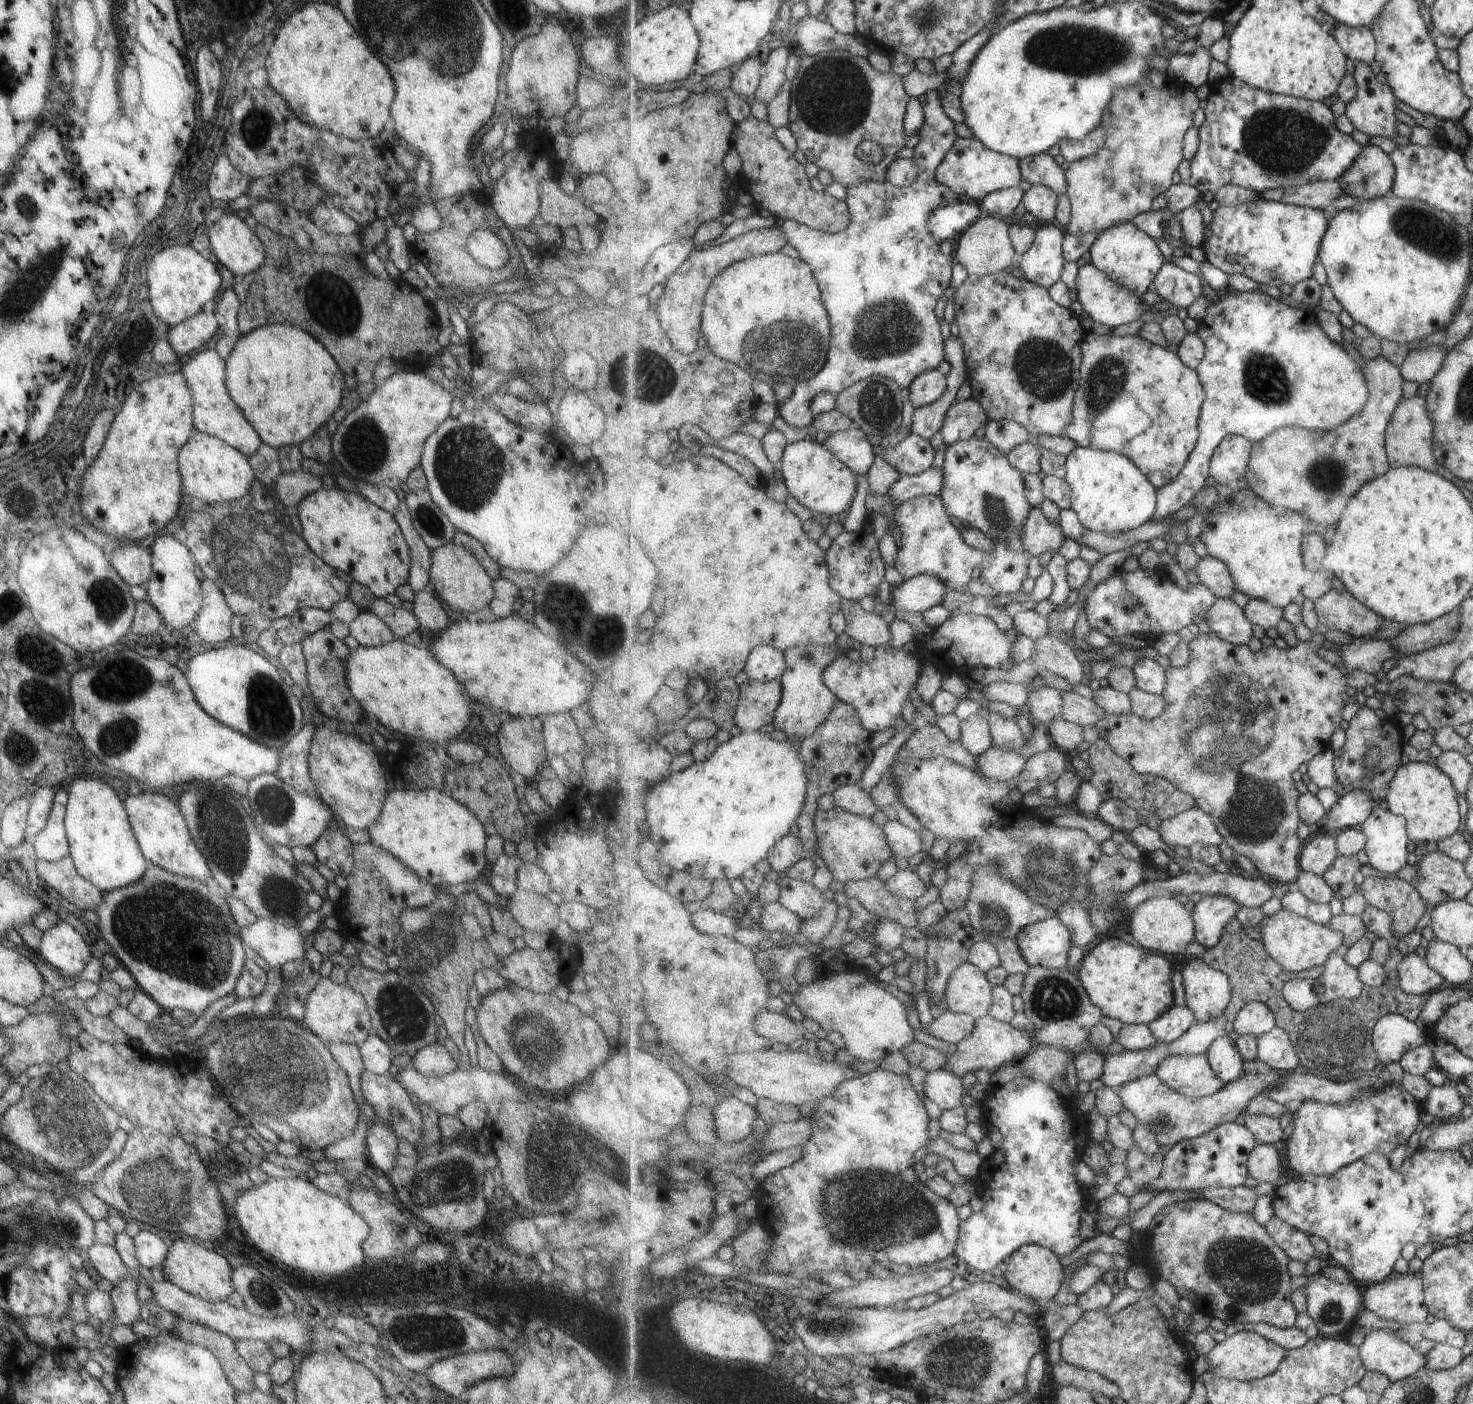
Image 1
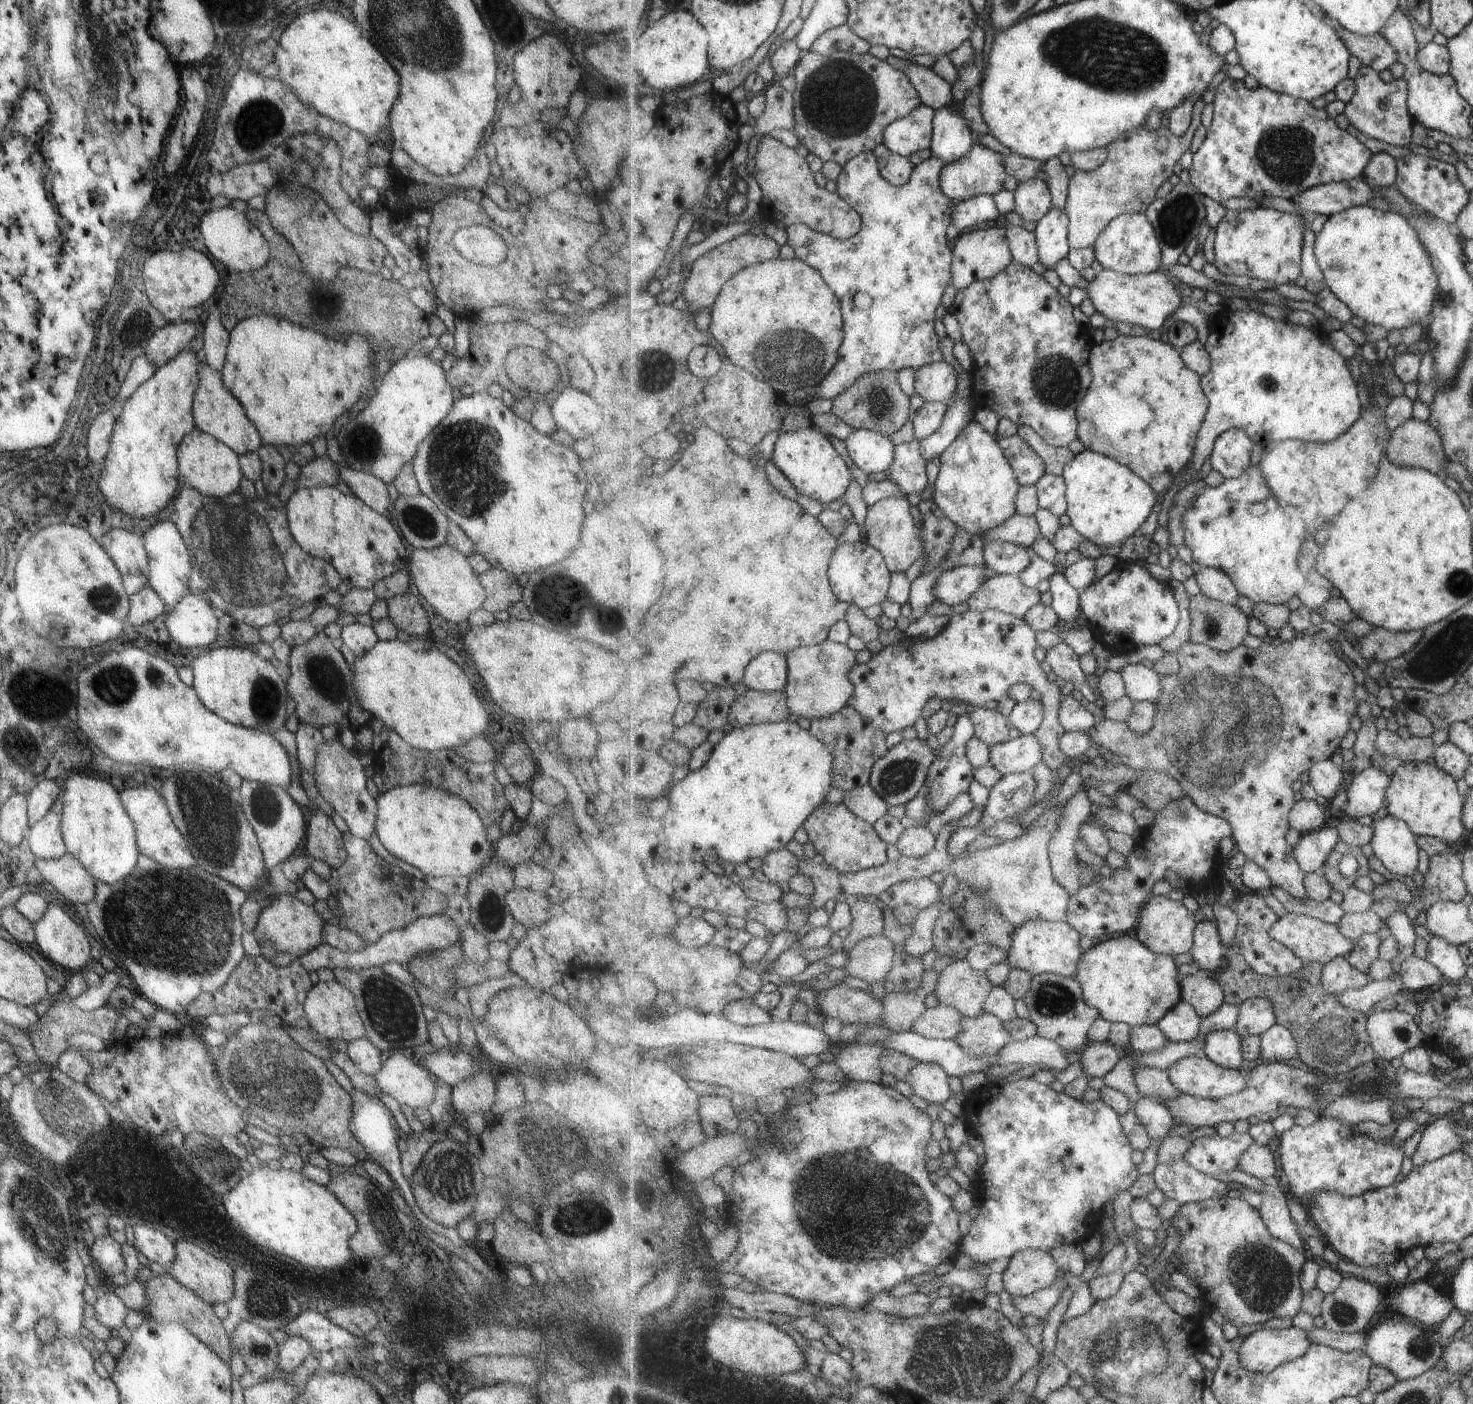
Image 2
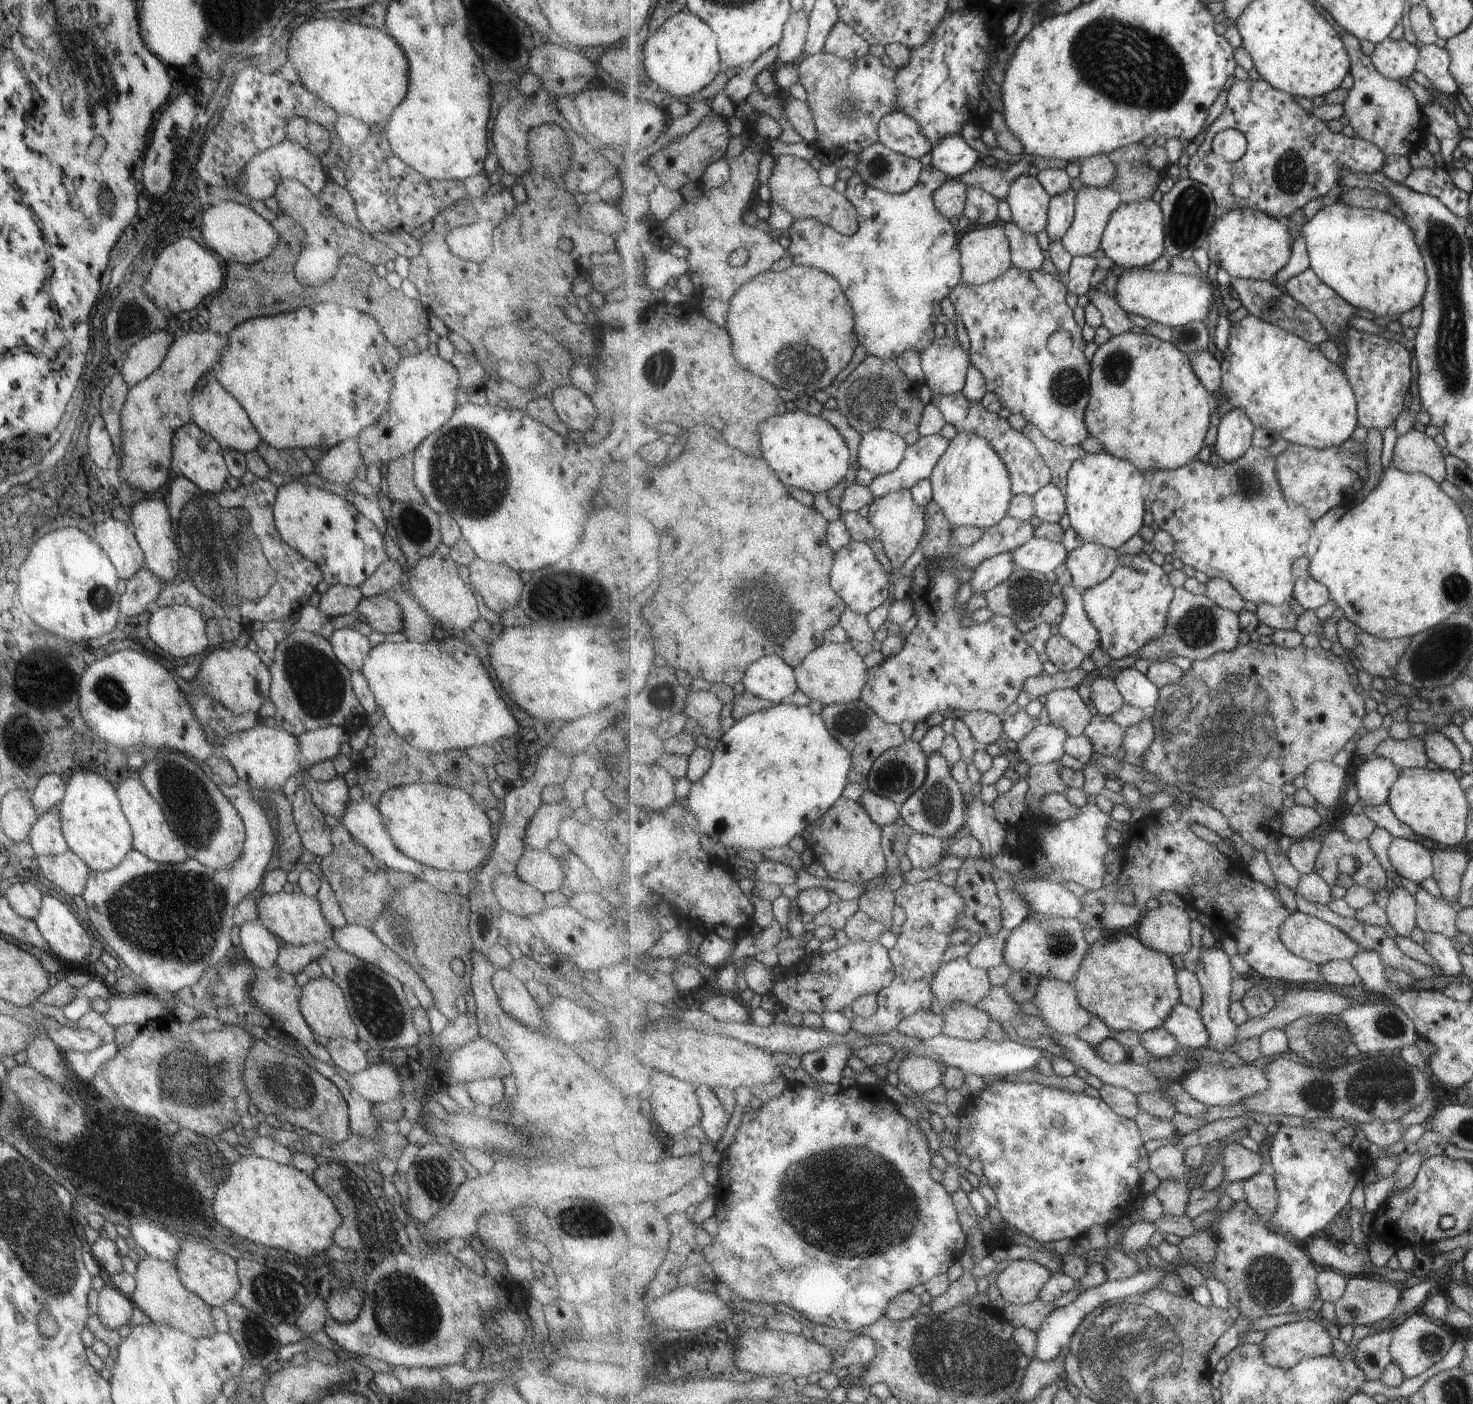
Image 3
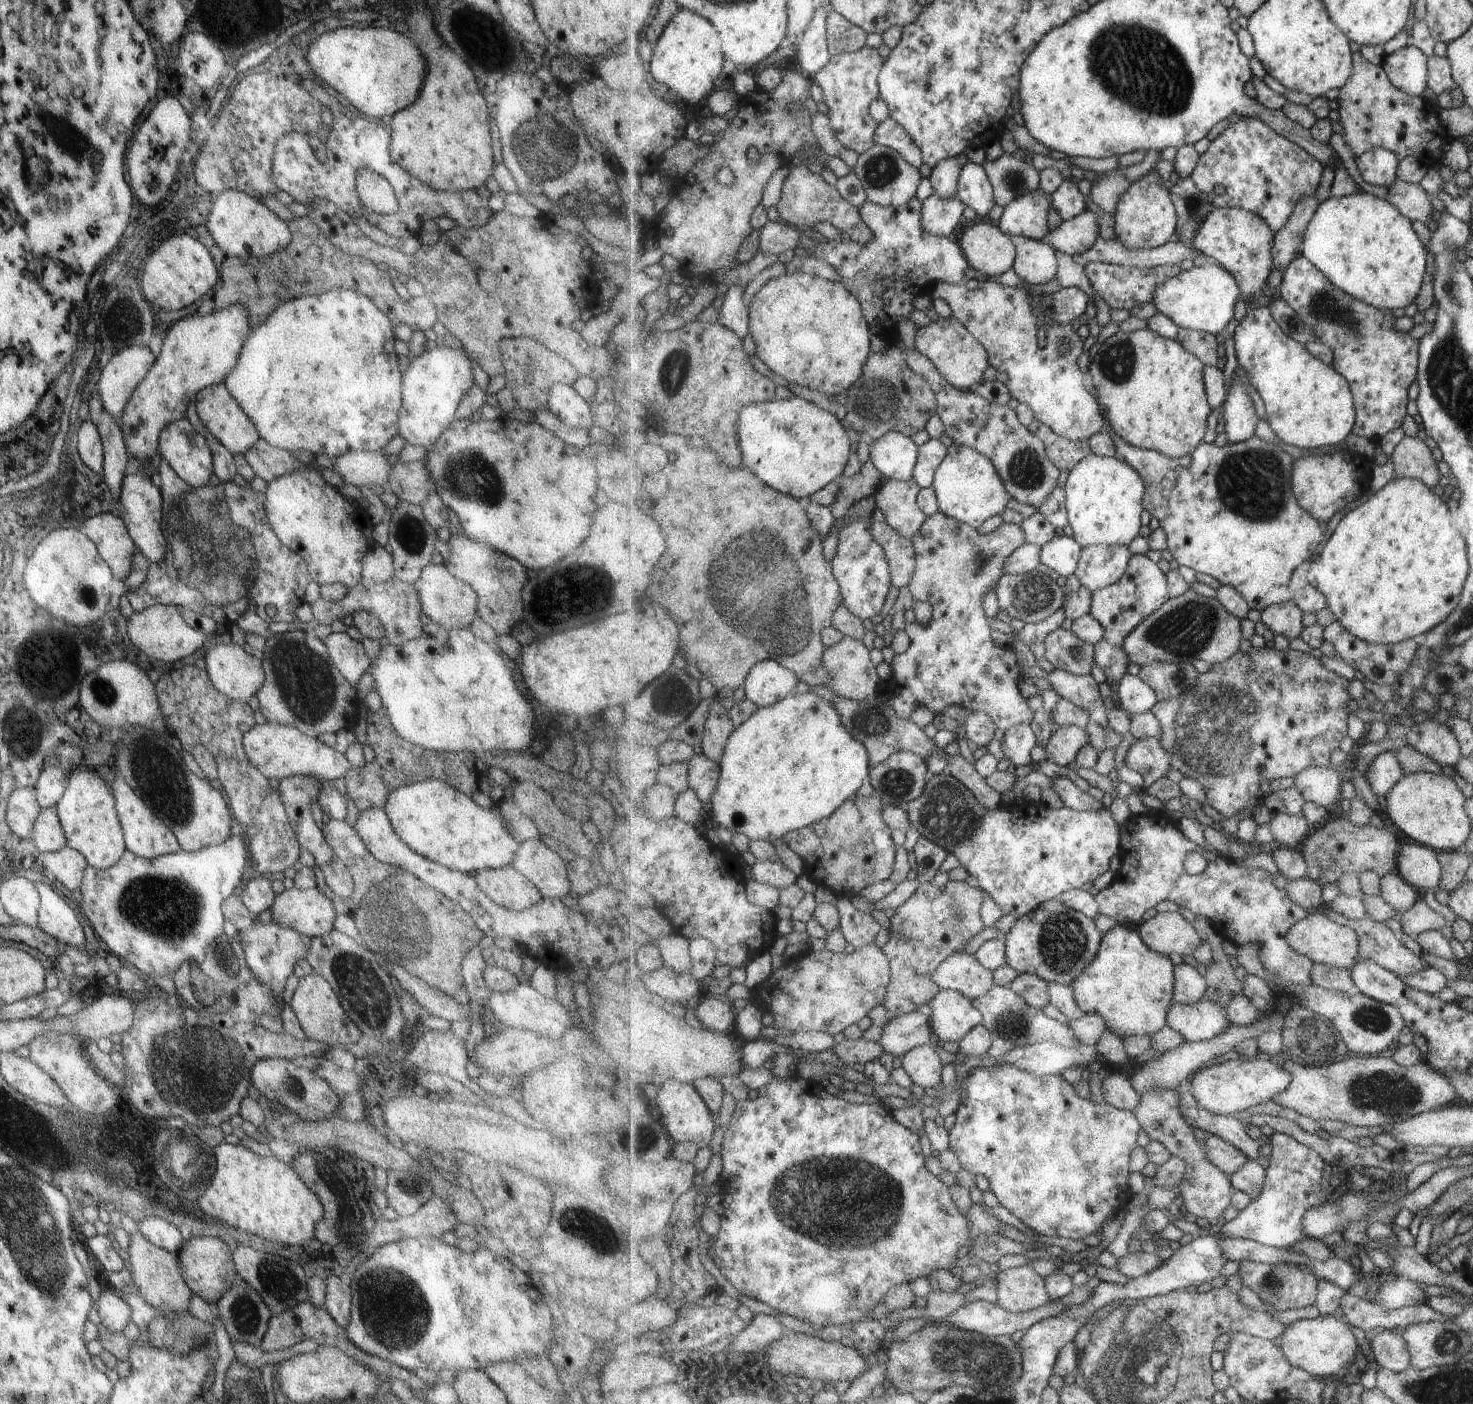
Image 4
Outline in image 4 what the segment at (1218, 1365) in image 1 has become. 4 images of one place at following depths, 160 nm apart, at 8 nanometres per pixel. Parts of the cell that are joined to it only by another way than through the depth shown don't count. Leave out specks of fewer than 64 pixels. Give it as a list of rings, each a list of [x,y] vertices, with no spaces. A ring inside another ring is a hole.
[[[1321,1314],[1316,1319],[1299,1319],[1288,1325],[1280,1336],[1280,1347],[1289,1364],[1302,1368],[1313,1376],[1342,1376],[1344,1368],[1357,1358],[1359,1346],[1345,1319]]]

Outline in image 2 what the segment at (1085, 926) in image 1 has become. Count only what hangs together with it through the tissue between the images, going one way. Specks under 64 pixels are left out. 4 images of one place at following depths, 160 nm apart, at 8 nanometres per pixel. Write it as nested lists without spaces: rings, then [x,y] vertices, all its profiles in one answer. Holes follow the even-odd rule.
[[[1086,786],[1068,800],[1059,820],[1059,826],[1049,842],[1049,856],[1055,879],[1072,896],[1081,891],[1081,864],[1077,860],[1077,843],[1080,827],[1087,823],[1091,815],[1091,800]]]

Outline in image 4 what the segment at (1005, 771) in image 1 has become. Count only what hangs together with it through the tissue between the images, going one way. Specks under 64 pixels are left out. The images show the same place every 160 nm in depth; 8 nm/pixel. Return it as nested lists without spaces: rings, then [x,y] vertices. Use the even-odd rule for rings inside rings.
[[[1071,725],[1053,731],[1041,748],[1049,761],[1058,765],[1072,766],[1077,754],[1087,743],[1090,743],[1089,733],[1078,726]]]

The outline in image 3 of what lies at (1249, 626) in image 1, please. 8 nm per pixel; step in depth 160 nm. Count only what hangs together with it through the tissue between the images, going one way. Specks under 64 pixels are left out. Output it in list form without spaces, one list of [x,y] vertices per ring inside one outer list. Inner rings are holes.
[[[1176,588],[1173,602],[1167,616],[1165,634],[1143,648],[1137,650],[1139,659],[1147,662],[1165,662],[1172,657],[1182,657],[1191,662],[1211,659],[1219,652],[1233,651],[1238,648],[1241,636],[1240,616],[1233,610],[1219,607],[1206,595],[1195,596],[1185,588]]]

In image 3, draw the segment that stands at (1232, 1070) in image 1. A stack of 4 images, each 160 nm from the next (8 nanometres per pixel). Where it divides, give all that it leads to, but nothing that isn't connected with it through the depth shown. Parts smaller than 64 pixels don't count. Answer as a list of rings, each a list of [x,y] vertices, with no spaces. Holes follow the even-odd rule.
[[[1215,944],[1209,950],[1204,950],[1203,948],[1195,970],[1196,976],[1202,985],[1204,995],[1204,1004],[1200,1013],[1202,1014],[1203,1022],[1207,1026],[1207,1030],[1209,1030],[1209,1036],[1211,1036],[1211,1049],[1219,1053],[1231,1050],[1235,1046],[1235,1042],[1237,1042],[1235,1038],[1237,1038],[1238,1025],[1230,1016],[1231,994],[1235,972],[1231,967],[1231,960],[1229,958],[1227,952],[1219,944]]]

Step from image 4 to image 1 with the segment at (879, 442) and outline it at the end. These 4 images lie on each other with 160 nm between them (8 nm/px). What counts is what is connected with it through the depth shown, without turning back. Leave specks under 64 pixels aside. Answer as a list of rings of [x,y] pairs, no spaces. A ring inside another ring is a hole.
[[[858,426],[829,435],[823,446],[858,475],[867,474],[877,456],[877,447],[871,445],[868,435]]]

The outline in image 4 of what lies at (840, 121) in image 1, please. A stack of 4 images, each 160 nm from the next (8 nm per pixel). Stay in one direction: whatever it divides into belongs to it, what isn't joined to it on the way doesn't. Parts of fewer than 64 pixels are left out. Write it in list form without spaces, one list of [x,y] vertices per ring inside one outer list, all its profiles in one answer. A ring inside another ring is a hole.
[[[865,46],[856,53],[834,52],[825,68],[816,72],[812,79],[823,92],[822,106],[831,119],[836,139],[845,148],[860,155],[877,143],[875,136],[880,122],[871,116],[869,106],[873,100],[880,98],[880,75],[884,63],[885,60],[881,58],[877,49],[871,47]]]

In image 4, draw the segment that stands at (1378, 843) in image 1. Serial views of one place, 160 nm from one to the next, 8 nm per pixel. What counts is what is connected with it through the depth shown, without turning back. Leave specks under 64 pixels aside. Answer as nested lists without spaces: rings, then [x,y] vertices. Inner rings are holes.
[[[1419,843],[1401,846],[1398,854],[1397,872],[1419,890],[1436,890],[1442,879],[1442,863],[1438,851]]]

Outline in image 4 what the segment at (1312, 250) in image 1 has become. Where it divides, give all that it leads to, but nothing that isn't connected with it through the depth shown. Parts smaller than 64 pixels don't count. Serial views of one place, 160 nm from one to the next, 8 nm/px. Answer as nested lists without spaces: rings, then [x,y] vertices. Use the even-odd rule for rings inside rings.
[[[1239,207],[1216,208],[1206,216],[1192,246],[1201,255],[1214,258],[1219,265],[1237,278],[1243,298],[1259,293],[1269,295],[1267,280],[1271,270],[1274,269],[1272,251],[1276,234],[1274,228],[1271,228],[1271,225],[1256,212]]]

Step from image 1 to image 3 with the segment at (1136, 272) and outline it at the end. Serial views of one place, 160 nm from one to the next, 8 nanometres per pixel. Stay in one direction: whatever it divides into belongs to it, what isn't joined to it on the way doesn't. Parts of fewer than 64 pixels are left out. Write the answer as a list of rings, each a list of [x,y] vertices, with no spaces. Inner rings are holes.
[[[1137,200],[1129,204],[1121,204],[1114,215],[1102,238],[1101,249],[1104,251],[1106,261],[1128,268],[1128,270],[1141,269],[1151,266],[1161,256],[1166,256],[1167,232],[1165,229],[1165,214],[1160,202]]]

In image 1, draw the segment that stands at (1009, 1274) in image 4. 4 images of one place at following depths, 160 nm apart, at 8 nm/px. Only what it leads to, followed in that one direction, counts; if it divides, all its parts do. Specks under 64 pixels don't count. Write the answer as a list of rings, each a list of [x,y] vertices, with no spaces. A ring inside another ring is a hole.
[[[1039,1244],[1019,1248],[1005,1263],[1004,1278],[1010,1289],[1044,1305],[1057,1296],[1065,1282],[1066,1270],[1061,1258]]]

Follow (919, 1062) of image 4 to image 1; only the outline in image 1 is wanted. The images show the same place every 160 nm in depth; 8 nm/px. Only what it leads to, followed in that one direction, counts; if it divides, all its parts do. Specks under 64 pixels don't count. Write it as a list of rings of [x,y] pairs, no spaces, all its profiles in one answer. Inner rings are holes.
[[[942,1067],[929,1071],[924,1080],[924,1094],[933,1103],[936,1103],[942,1111],[953,1110],[963,1104],[963,1096],[967,1093],[963,1088],[963,1081]]]

